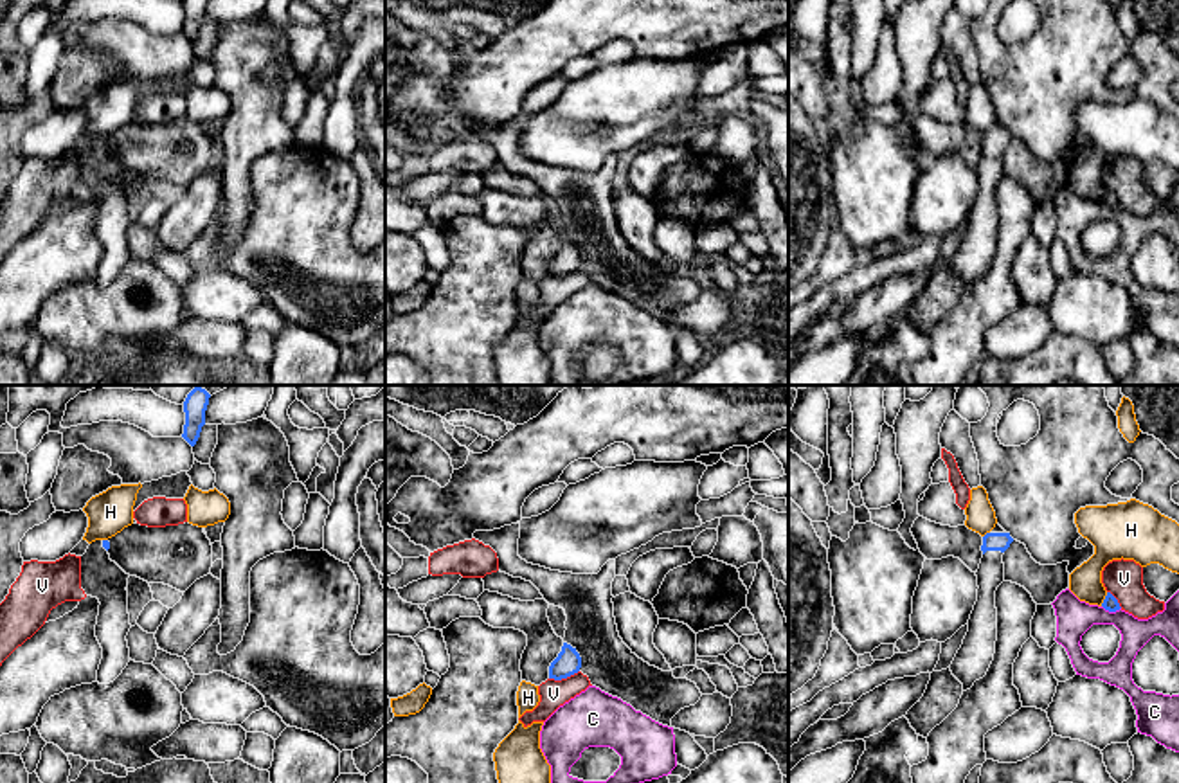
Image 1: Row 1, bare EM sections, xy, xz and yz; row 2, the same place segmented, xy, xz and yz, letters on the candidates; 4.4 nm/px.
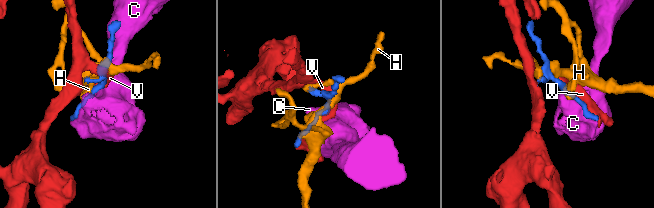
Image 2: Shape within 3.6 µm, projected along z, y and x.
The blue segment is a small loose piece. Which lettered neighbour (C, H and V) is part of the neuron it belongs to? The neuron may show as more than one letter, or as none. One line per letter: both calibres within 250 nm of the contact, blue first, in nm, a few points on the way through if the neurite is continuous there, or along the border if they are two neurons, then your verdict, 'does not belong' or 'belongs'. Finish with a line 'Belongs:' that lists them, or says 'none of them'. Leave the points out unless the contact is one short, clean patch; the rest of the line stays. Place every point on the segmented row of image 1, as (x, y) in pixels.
C: calibres 70 and 160 nm; does not belong
H: calibres 70 and 140 nm; does not belong
V: calibres 120 and 130 nm; does not belong
Belongs: none of them

